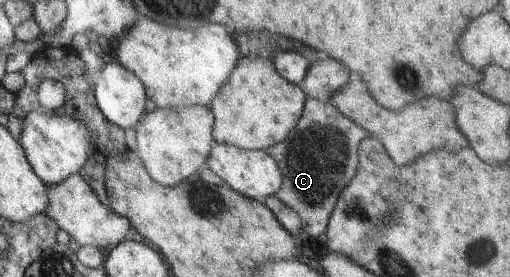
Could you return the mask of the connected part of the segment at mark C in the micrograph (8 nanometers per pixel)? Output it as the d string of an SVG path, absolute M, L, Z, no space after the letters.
M307 96L304 101L302 116L293 129L293 147L291 147L291 135L289 135L285 139L283 151L281 151L281 143L265 149L277 162L282 175L282 184L276 191L275 196L299 214L303 236L319 237L319 235L326 233L328 219L335 207L337 198L349 185L357 171L359 142L367 137L370 137L370 135L366 129L359 127L348 117L345 117L331 102Z

